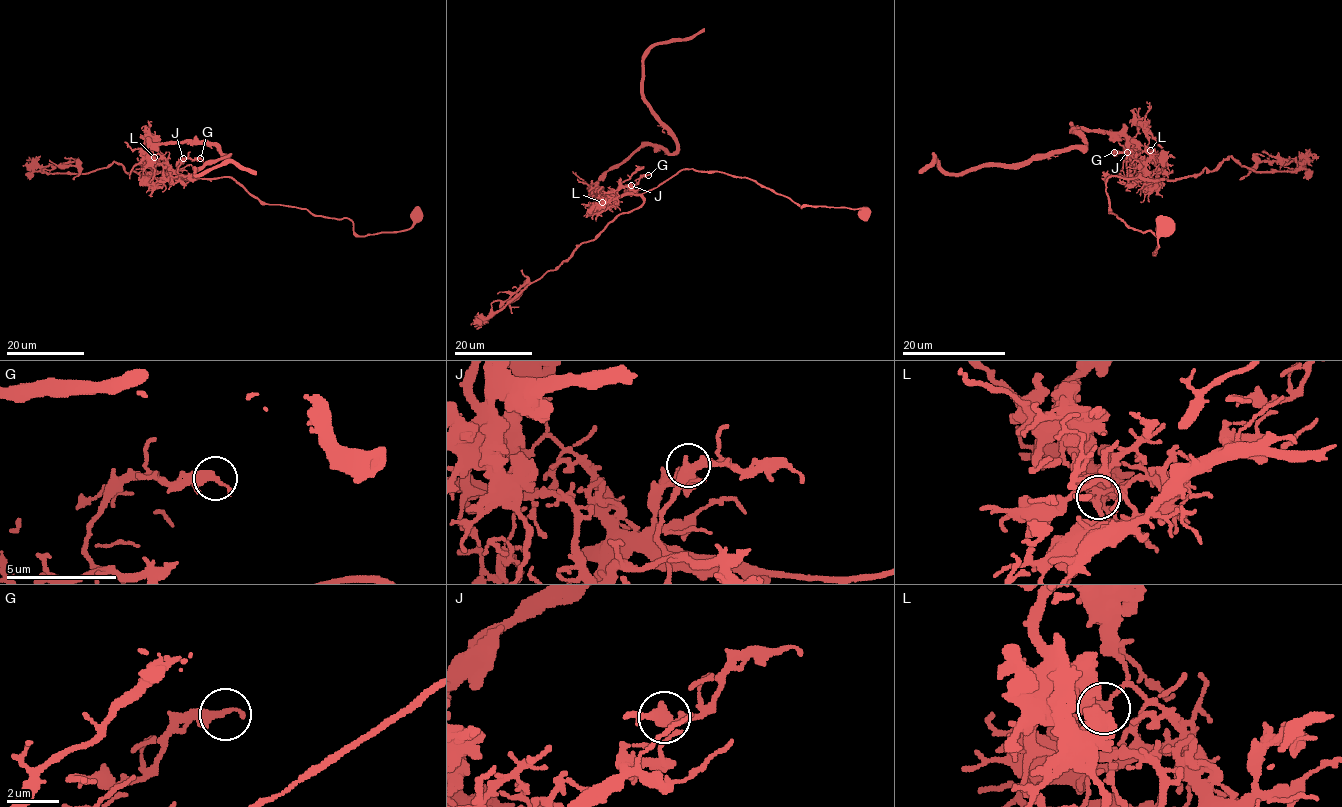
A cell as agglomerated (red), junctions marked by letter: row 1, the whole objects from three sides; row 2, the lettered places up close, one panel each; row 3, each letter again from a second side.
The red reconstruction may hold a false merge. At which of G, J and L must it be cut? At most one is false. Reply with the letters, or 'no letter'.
L

